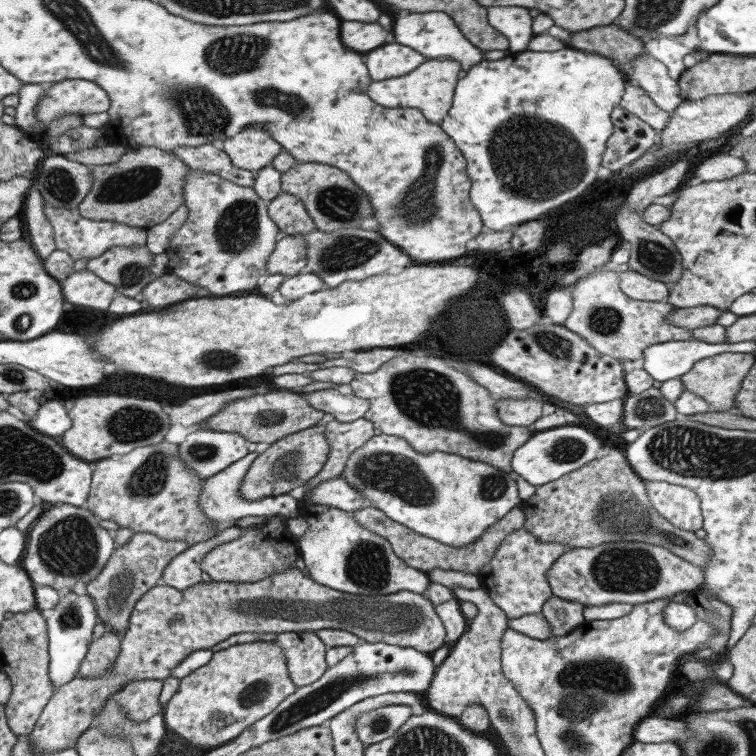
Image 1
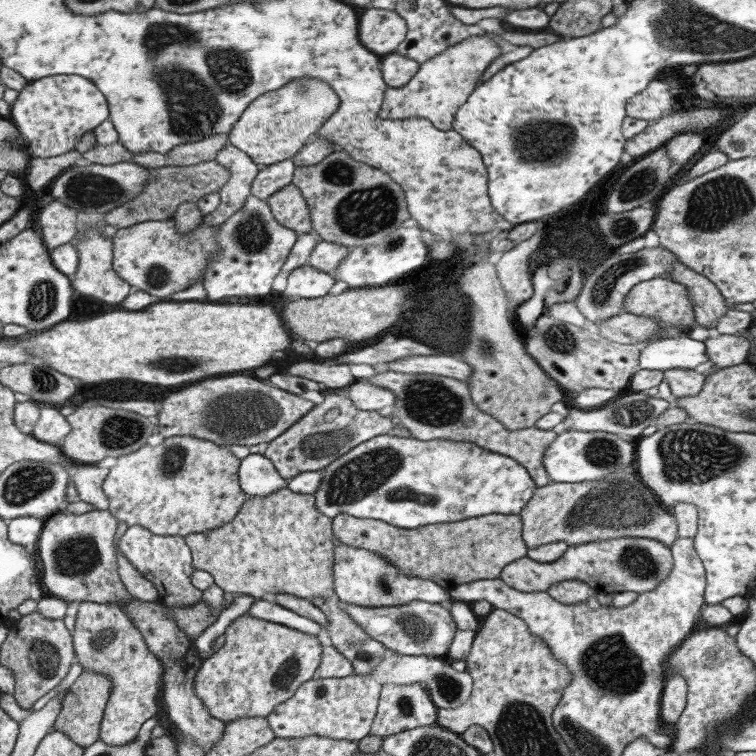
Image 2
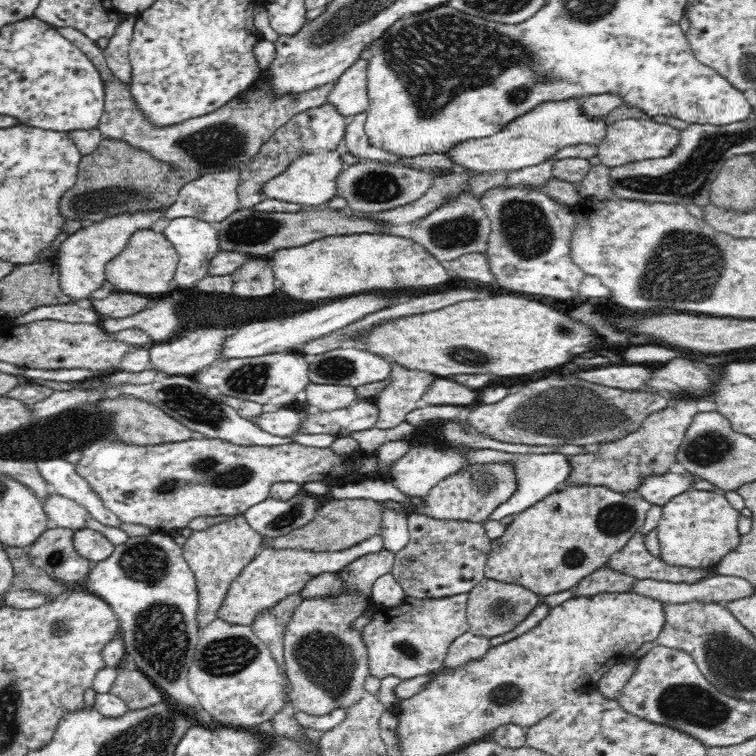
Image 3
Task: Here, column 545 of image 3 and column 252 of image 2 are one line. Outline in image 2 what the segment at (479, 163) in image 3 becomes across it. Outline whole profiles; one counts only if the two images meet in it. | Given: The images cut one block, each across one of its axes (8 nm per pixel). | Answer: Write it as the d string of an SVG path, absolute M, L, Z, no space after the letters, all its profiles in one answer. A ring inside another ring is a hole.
M295 78L277 88L278 90L267 92L247 105L241 116L235 121L228 134L228 144L239 148L259 167L275 164L276 162L291 159L299 151L301 146L312 140L317 132L317 127L325 122L325 119L339 108L338 97L331 91L329 84L323 80L305 80Z

